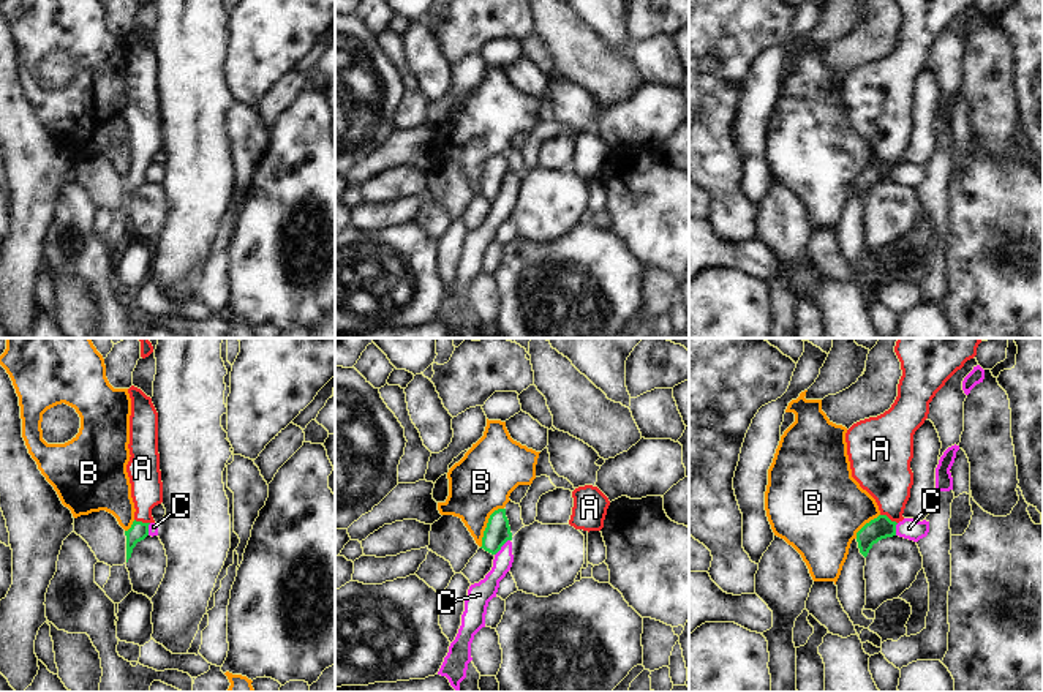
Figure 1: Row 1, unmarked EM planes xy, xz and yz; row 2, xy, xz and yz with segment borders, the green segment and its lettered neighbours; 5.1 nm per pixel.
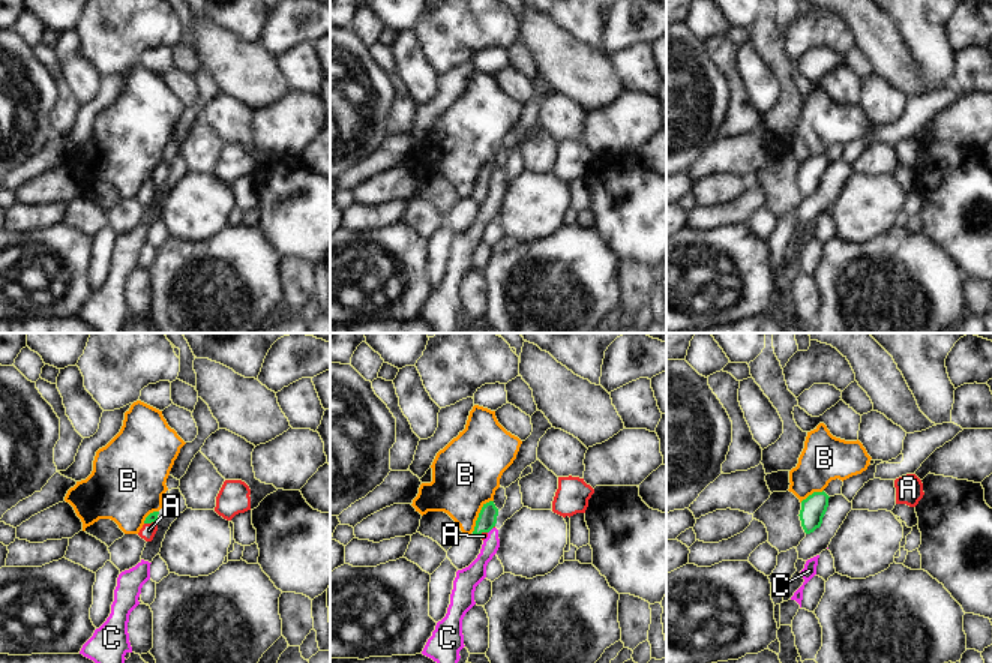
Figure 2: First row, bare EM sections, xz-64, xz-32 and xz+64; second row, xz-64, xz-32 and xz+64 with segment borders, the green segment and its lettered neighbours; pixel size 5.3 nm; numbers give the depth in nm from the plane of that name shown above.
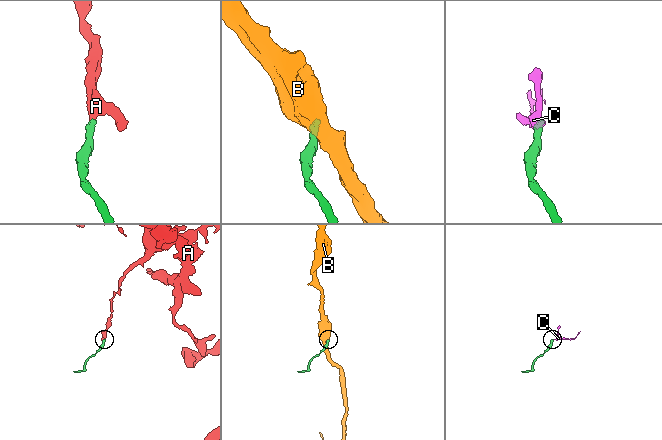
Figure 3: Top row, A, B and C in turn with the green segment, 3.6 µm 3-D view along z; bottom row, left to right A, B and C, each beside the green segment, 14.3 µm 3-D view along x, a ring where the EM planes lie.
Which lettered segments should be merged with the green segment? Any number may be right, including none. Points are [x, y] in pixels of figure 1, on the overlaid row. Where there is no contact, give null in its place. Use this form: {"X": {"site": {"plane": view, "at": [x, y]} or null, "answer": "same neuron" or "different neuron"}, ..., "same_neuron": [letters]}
{"A": {"site": {"plane": "yz", "at": [887, 517]}, "answer": "same neuron"}, "B": {"site": {"plane": "xz", "at": [487, 525]}, "answer": "different neuron"}, "C": {"site": {"plane": "xz", "at": [501, 545]}, "answer": "different neuron"}, "same_neuron": ["A"]}

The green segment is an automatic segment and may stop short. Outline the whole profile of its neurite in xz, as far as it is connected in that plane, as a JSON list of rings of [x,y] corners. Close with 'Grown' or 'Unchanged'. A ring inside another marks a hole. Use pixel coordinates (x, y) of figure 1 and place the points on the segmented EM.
[[[498,509],[488,518],[480,548],[496,555],[507,540],[512,540],[512,532],[506,509]]]. Unchanged

